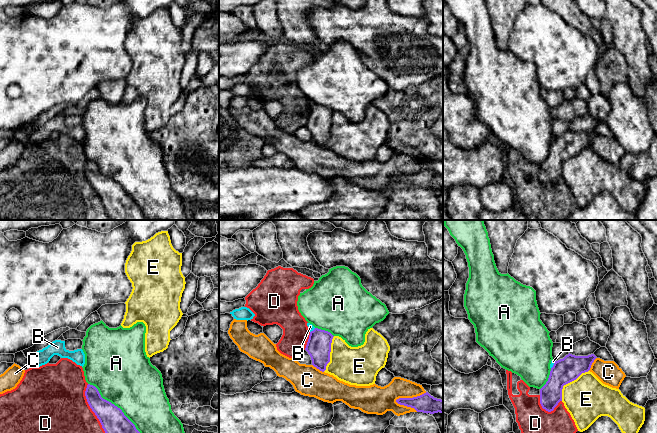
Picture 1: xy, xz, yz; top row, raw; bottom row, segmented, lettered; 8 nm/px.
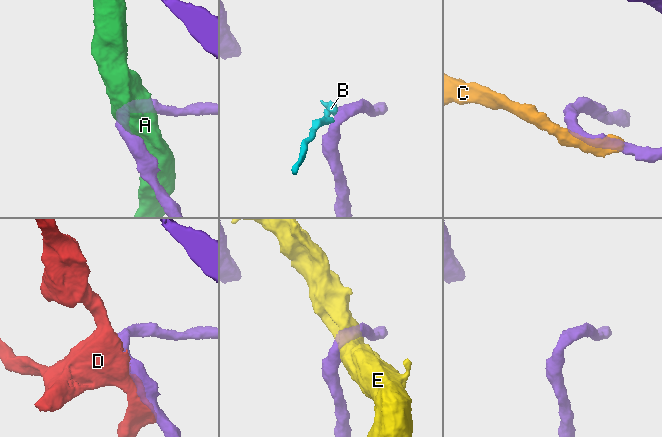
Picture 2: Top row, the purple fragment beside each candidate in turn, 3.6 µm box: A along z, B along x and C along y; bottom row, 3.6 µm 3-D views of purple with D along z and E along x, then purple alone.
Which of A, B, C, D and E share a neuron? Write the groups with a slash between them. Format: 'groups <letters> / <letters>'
groups A / B / C / D / E

